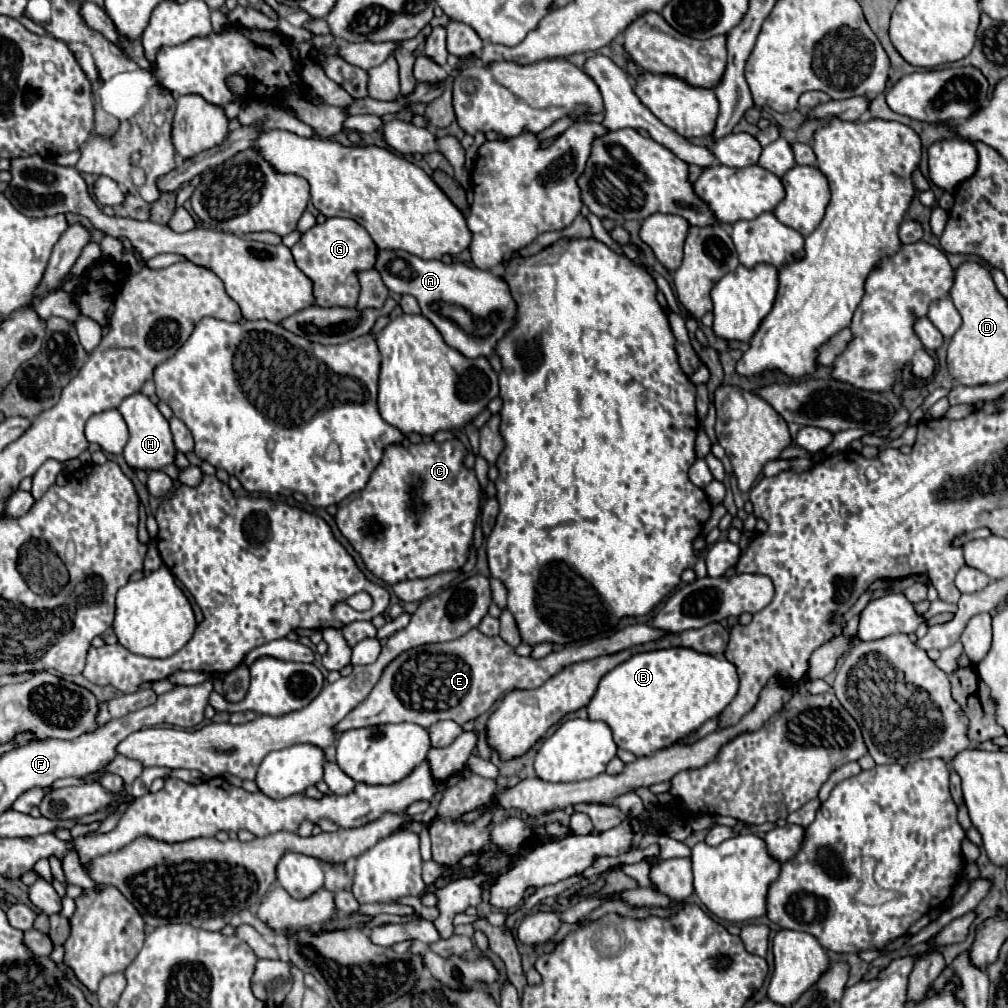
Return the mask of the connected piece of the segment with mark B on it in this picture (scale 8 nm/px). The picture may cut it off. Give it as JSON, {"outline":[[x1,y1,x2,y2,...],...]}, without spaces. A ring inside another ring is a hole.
{"outline":[[691,648,653,650,653,652,635,654,627,662,607,672,601,678,599,688,593,694,591,702,587,704,587,712,589,712,589,720,603,720,609,724,617,748,629,750,637,758,641,758,641,756,651,756,663,748,677,744,677,740,687,738,703,722,721,714,727,708,727,704,733,700,733,696,737,694,737,688,739,688,737,670,725,658,701,654]]}

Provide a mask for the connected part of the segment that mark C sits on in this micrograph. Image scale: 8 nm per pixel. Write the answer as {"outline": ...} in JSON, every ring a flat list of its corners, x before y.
{"outline":[[457,438,447,442,431,440,427,444,409,444,409,448,393,444,385,450,383,460,371,474,367,486,339,504,335,514,337,528,355,552,359,552,367,570,375,578,393,586,401,580,429,578,465,566,481,508,481,484,475,478,475,470,465,466,465,454,467,450]]}

